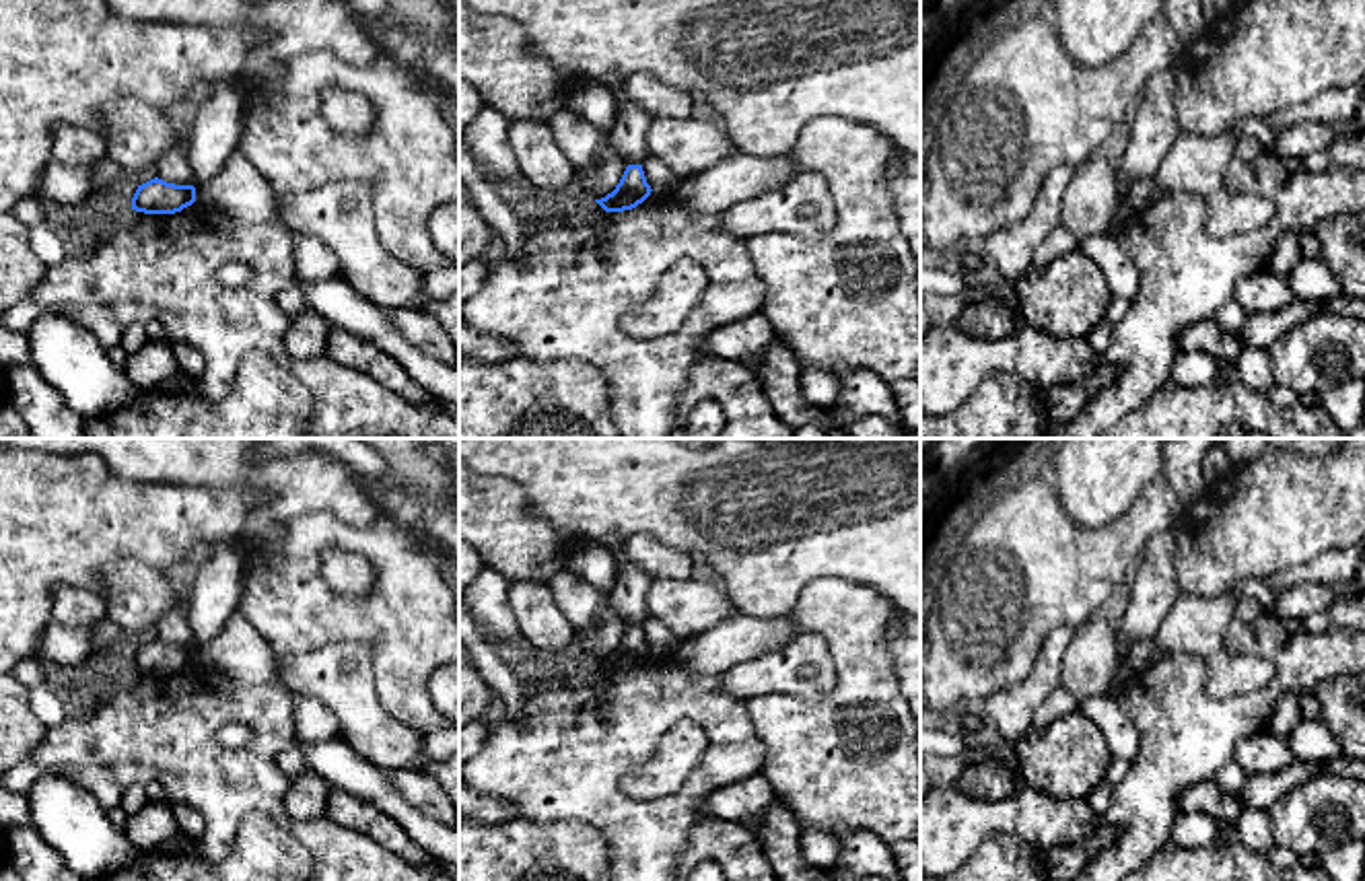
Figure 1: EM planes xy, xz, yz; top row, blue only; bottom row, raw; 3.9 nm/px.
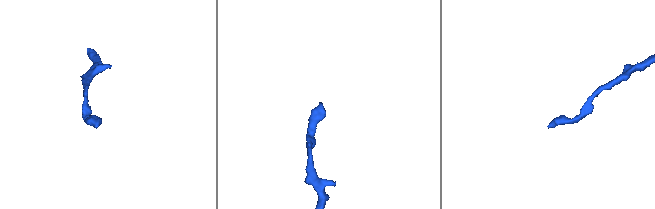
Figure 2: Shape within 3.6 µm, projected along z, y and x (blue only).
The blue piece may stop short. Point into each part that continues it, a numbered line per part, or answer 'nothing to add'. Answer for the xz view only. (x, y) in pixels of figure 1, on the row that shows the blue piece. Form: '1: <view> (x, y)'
nothing to add

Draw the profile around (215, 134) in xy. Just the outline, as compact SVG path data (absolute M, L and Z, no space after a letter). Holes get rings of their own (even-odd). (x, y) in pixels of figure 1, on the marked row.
M243 78L220 80L210 86L210 95L194 119L187 146L196 189L202 181L212 179L237 148L243 103Z

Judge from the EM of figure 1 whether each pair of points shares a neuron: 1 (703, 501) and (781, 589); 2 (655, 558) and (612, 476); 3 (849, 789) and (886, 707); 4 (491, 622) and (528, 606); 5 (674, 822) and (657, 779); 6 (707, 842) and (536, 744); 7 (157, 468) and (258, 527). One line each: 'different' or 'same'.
1: same
2: different
3: same
4: different
5: different
6: different
7: same

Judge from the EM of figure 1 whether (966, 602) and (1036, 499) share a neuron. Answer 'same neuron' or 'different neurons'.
same neuron

